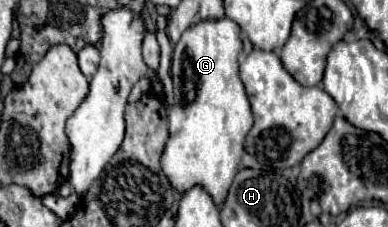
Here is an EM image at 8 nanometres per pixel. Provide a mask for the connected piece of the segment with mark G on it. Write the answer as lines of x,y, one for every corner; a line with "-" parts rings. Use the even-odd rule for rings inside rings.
229,18
195,24
189,30
185,30
181,40
175,44
173,62
171,62
175,106
169,112
169,140
161,156
161,166
171,186
177,192
185,194
187,190
191,190
191,186
203,186
203,190
207,190
207,194
213,198
217,208
221,208
227,198
227,190
237,174
241,156
245,152
243,148
245,136
253,126
253,114
251,114
249,100
245,96
245,88
241,84
239,68
237,68
239,66
237,60
243,50
239,34
241,34
241,28

